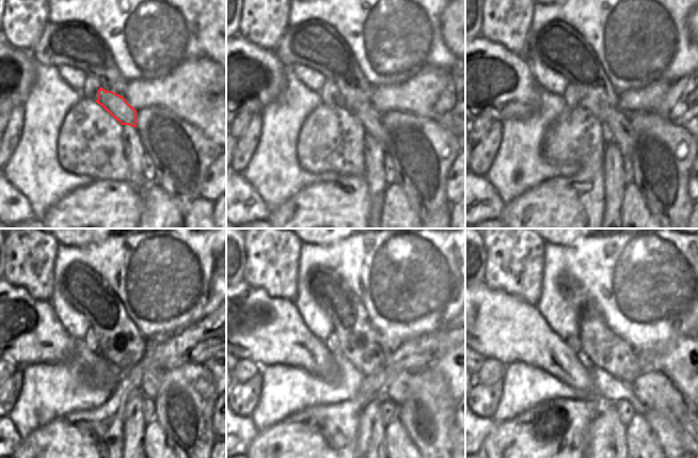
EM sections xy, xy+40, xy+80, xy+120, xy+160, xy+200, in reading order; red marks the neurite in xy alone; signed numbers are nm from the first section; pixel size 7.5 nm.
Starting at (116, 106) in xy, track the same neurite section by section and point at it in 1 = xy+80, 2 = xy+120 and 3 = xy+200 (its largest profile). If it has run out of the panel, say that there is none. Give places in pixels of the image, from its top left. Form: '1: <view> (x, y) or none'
1: xy+80 (615, 122)
2: xy+120 (153, 375)
3: xy+200 (654, 390)

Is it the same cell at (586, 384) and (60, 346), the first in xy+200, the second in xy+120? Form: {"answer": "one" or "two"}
{"answer": "one"}

